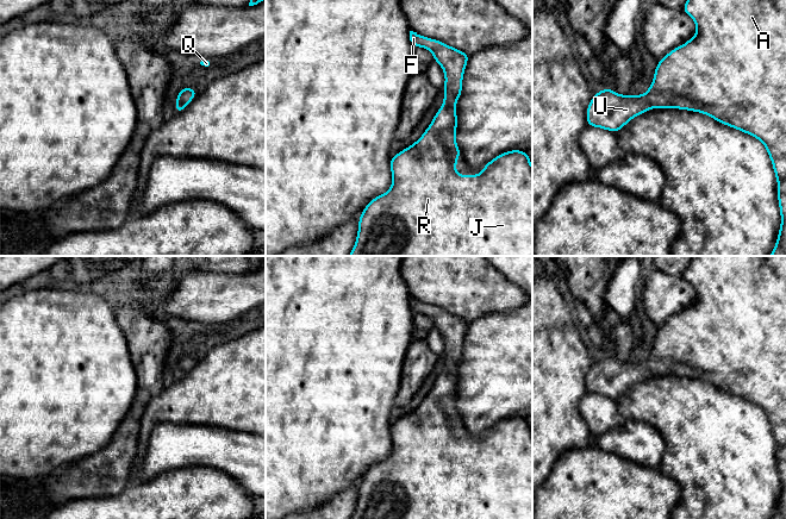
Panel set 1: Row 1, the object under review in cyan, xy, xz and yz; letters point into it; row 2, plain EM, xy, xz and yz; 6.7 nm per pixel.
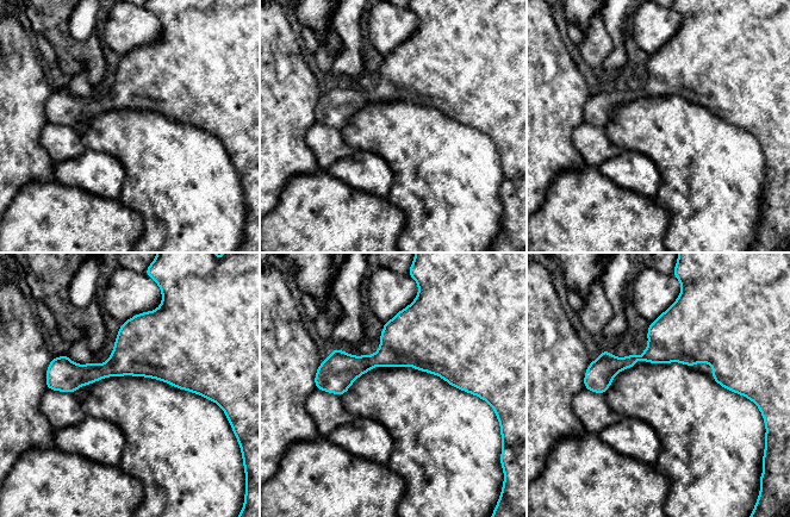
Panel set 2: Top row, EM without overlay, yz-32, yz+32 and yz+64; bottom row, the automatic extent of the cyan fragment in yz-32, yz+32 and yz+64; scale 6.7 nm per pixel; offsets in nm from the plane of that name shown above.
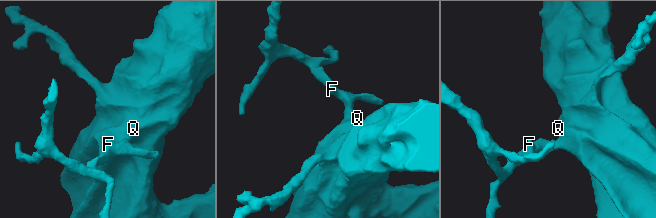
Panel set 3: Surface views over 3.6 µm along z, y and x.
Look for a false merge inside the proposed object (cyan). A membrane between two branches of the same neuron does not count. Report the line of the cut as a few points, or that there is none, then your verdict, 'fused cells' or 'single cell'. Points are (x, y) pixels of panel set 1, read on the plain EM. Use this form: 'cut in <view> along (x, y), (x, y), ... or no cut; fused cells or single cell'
no cut; single cell

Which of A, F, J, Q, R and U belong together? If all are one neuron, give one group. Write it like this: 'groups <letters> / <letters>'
groups A F J Q R U

